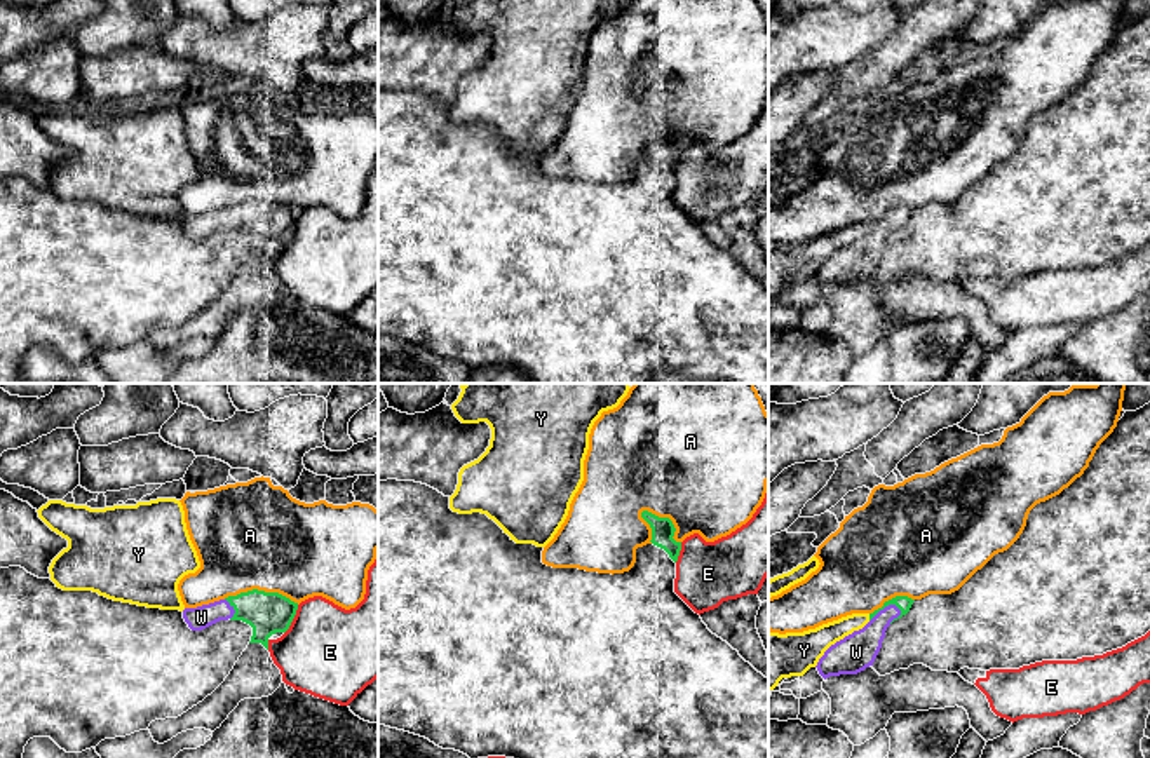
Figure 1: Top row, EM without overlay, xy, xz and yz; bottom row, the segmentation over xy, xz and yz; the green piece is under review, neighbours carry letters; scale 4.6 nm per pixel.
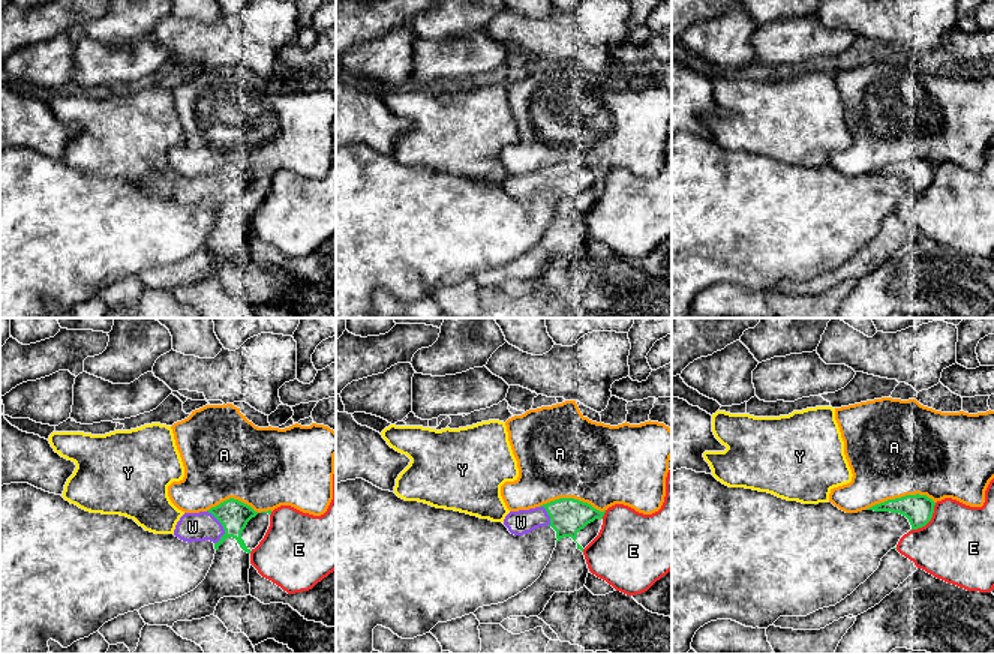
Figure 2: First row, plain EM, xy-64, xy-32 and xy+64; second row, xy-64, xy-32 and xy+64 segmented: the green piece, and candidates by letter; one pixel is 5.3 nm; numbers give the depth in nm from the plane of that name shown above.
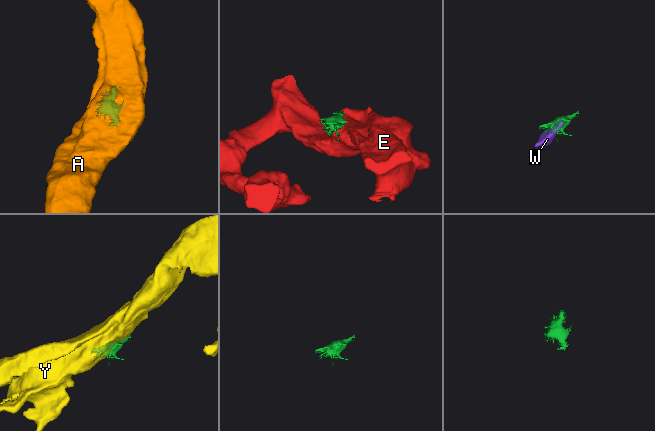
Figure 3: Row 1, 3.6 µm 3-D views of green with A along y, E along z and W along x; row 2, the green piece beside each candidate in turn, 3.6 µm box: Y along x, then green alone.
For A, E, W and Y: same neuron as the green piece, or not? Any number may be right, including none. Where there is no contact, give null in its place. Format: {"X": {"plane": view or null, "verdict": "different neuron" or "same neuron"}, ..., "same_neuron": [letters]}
{"A": {"plane": "xz", "verdict": "different neuron"}, "E": {"plane": "xy", "verdict": "different neuron"}, "W": {"plane": "yz", "verdict": "same neuron"}, "Y": {"plane": "yz", "verdict": "different neuron"}, "same_neuron": ["W"]}

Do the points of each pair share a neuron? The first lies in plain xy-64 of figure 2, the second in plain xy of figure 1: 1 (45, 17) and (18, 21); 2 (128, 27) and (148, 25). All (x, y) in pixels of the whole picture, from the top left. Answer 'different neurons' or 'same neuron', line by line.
1: same neuron
2: same neuron

